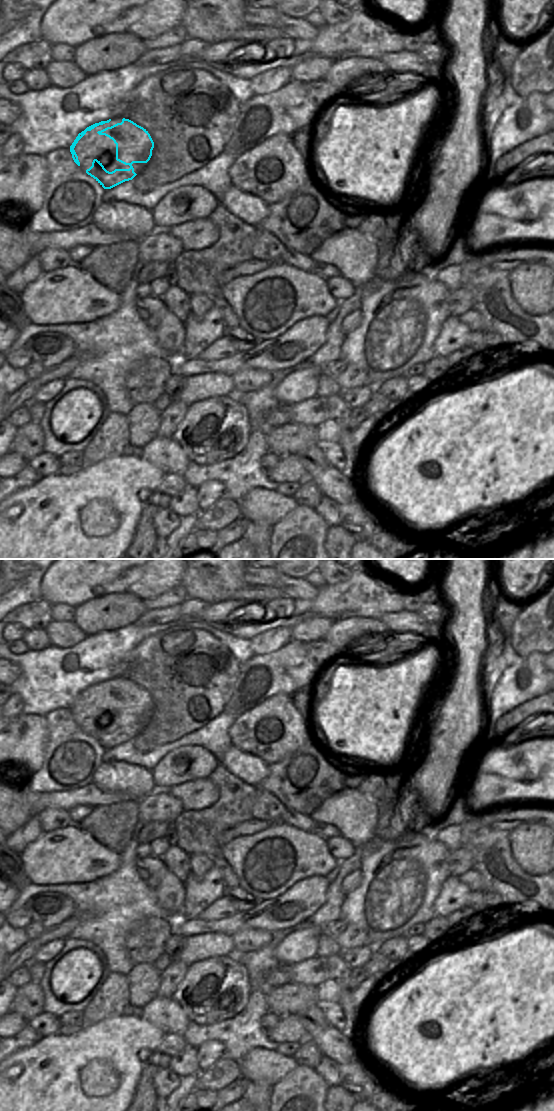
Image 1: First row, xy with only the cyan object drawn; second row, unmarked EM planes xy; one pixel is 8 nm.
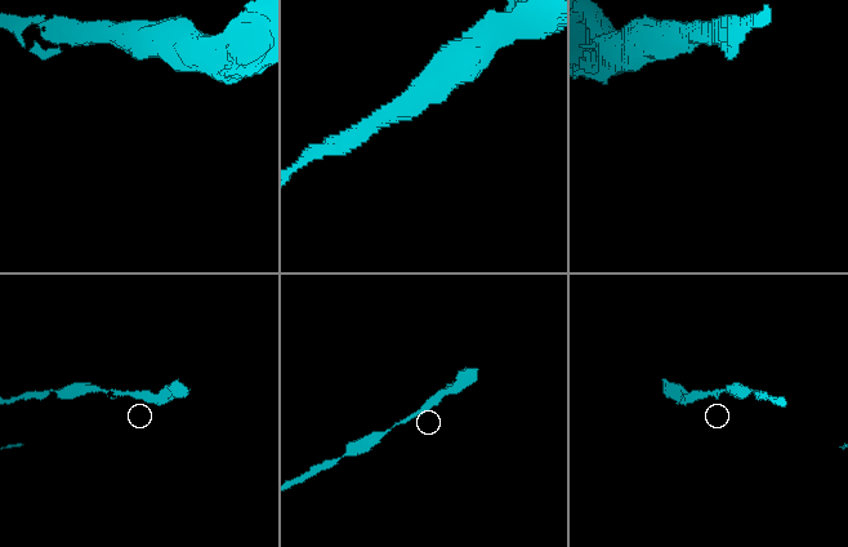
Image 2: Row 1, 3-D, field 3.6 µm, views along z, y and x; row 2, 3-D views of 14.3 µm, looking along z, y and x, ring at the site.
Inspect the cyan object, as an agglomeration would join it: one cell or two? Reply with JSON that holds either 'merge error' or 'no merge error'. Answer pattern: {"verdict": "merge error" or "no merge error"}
{"verdict": "no merge error"}

